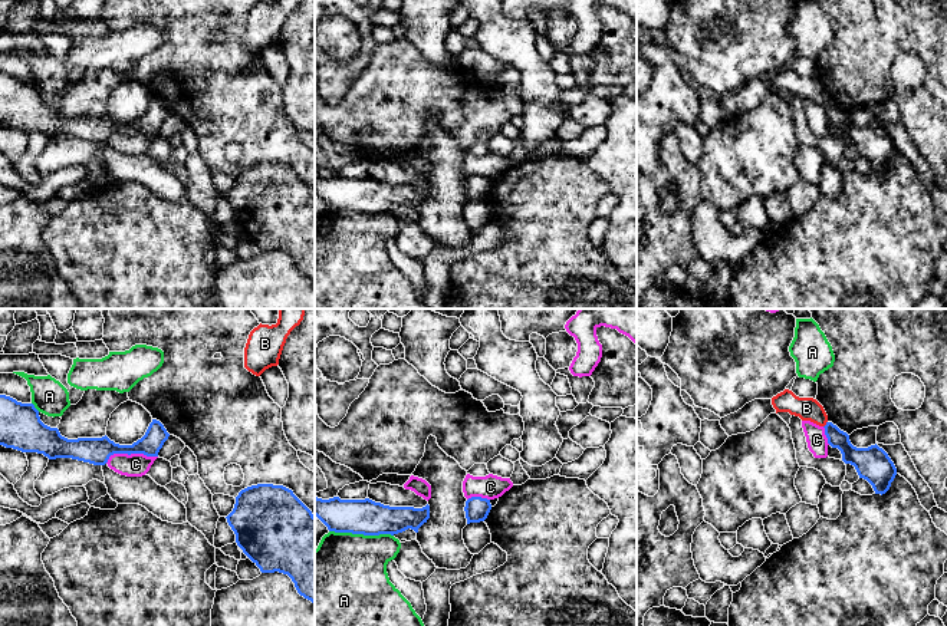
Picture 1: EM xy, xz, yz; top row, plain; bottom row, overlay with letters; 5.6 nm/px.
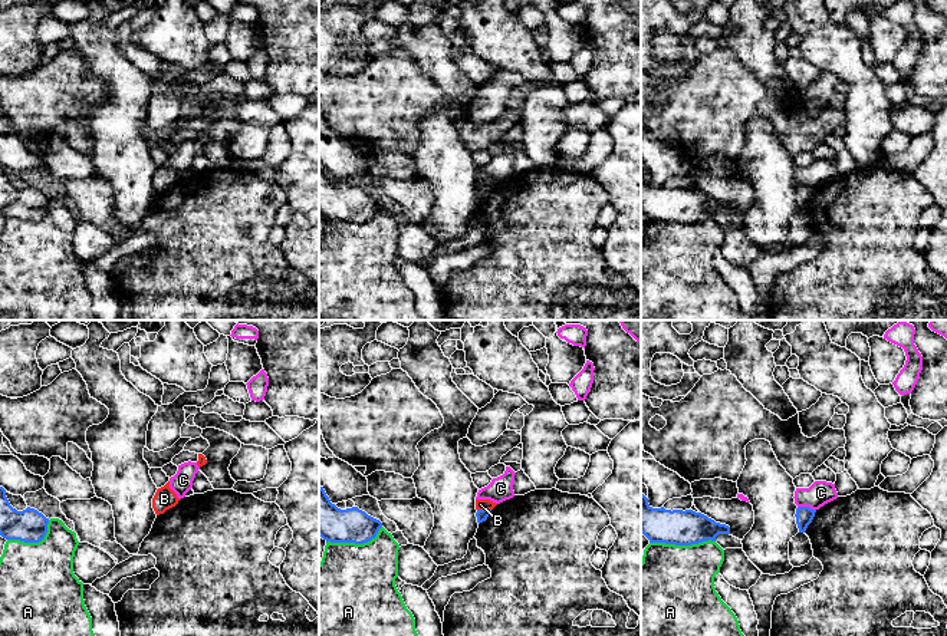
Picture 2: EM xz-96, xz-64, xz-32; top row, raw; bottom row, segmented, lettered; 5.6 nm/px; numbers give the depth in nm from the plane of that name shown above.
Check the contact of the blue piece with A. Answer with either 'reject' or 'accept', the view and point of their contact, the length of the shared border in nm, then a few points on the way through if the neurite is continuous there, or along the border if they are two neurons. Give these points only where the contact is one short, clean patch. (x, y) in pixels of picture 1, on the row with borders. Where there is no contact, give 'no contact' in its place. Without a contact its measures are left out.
reject | xz (361, 533) | 360 nm | along xz (329, 530), (352, 534), (393, 536)

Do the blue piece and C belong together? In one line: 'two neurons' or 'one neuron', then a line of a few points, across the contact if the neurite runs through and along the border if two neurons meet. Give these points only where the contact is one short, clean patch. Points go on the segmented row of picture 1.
two neurons; line xy (157, 457), (112, 454), (105, 463)

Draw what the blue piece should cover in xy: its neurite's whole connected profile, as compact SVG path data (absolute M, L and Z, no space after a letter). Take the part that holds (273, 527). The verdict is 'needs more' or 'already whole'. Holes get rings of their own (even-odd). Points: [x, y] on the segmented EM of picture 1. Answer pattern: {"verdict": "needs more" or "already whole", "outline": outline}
{"verdict": "already whole", "outline": "M247 487L226 518L237 546L262 573L287 574L297 593L315 603L315 515L292 490Z"}

